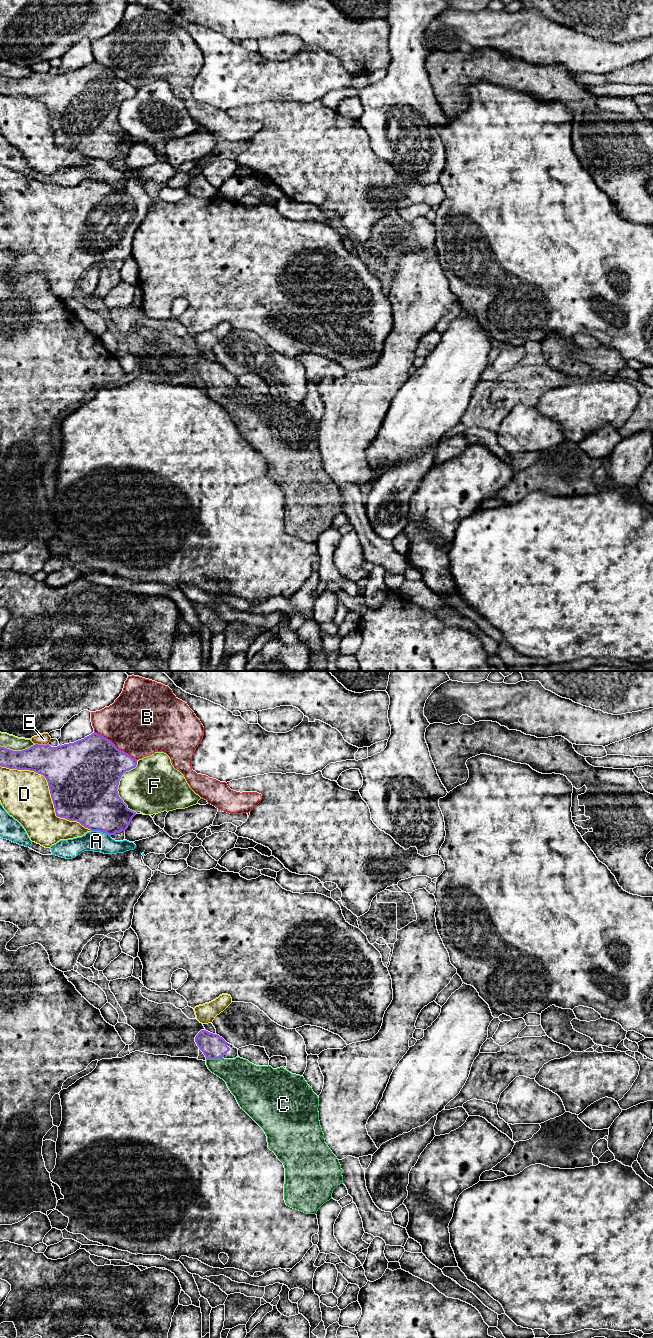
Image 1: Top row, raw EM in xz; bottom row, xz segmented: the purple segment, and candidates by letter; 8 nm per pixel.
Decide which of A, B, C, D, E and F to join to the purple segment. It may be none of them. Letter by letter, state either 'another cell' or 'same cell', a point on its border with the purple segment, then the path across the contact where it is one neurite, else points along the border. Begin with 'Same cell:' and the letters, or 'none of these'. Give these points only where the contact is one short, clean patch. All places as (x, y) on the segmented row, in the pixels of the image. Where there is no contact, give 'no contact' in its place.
Same cell: C
A: another cell; contact xz (101, 831)
B: another cell; contact xz (115, 746)
C: same cell; contact xz (214, 1058); way xz (213, 1046), (214, 1058), (224, 1068), (240, 1075)
D: another cell; contact xz (50, 792)
E: another cell; contact xz (42, 745)
F: another cell; contact xz (118, 784)

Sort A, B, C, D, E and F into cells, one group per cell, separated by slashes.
A / B / C / D / E / F

